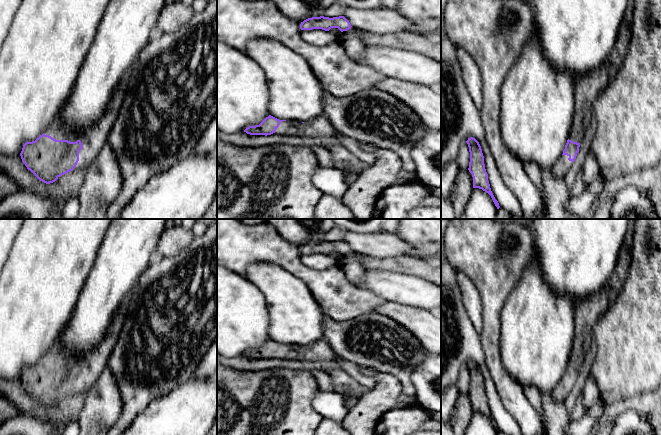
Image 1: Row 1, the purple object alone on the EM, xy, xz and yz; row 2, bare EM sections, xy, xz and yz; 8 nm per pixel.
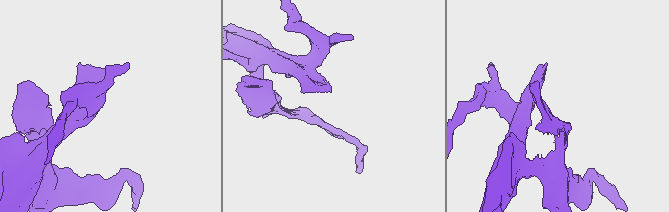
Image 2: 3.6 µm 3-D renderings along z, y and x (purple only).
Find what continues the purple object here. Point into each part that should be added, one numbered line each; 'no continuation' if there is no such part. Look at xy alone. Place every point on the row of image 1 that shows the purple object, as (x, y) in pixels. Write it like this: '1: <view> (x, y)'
1: xy (93, 141)

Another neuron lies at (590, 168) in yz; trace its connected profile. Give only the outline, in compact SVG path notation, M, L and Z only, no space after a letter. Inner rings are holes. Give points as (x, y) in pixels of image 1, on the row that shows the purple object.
M591 152L585 158L583 167L583 180L584 180L584 188L588 189L594 177L599 172L599 165Z

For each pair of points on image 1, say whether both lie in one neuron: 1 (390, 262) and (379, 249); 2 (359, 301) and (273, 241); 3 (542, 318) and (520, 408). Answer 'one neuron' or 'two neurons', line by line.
1: two neurons
2: one neuron
3: two neurons

